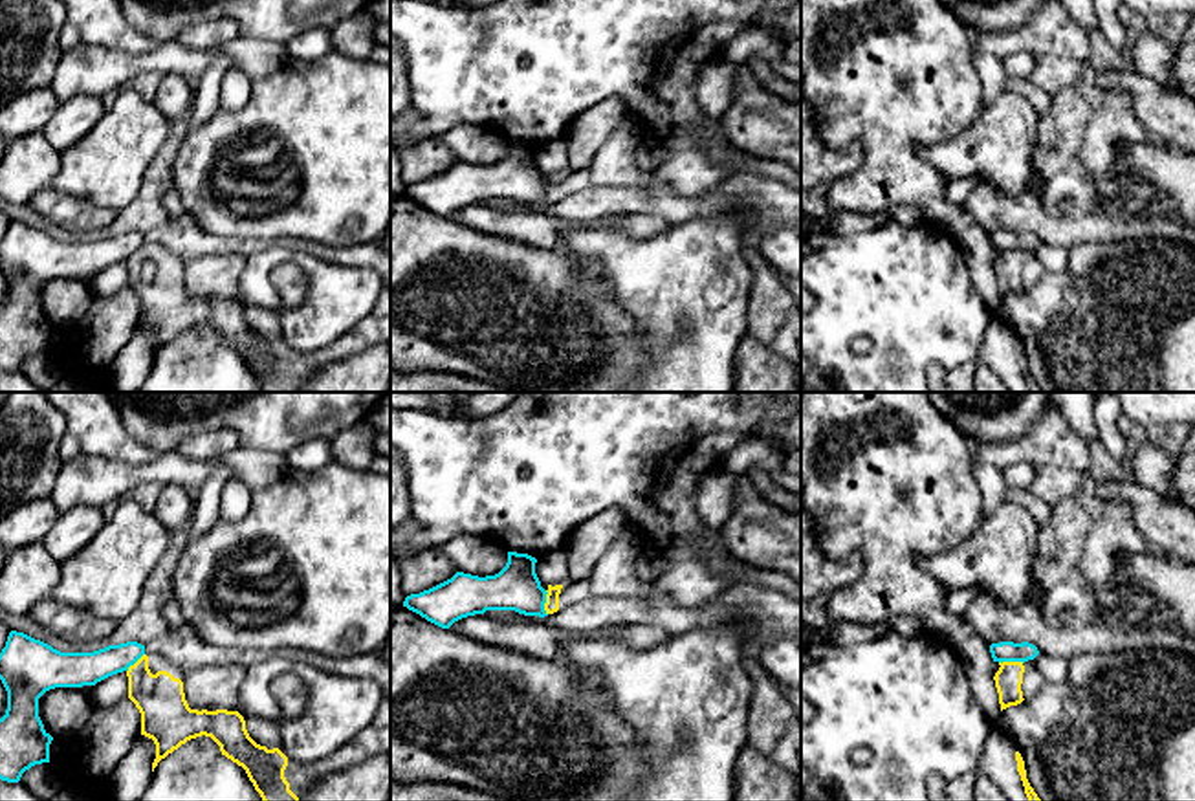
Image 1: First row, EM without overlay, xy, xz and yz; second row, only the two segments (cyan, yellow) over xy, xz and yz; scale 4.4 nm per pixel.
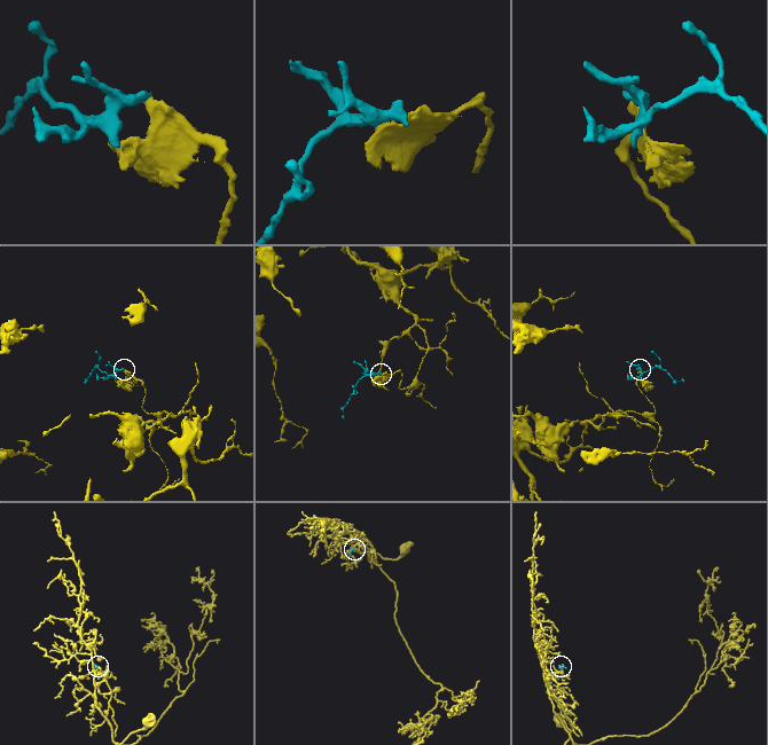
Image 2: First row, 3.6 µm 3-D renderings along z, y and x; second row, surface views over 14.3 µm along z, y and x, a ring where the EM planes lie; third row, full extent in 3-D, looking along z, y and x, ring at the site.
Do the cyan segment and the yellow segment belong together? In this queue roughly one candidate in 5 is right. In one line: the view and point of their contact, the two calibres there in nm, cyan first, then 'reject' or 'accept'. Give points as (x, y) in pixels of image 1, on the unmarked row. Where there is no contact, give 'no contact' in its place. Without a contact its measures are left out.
xz (545, 191) | 200/60 nm | reject

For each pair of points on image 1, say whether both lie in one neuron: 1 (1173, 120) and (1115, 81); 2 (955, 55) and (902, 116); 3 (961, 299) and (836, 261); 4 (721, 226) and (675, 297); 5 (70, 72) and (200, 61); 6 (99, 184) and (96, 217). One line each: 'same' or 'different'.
1: same
2: same
3: same
4: same
5: same
6: different

